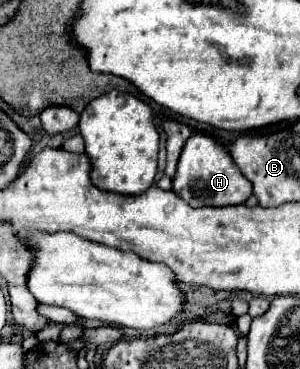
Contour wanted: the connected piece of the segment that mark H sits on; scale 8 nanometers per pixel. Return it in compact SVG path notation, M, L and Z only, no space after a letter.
M194 133L186 141L172 183L174 183L172 191L178 193L192 207L240 205L252 195L252 183L234 165L230 153L222 145L218 145L212 137L202 133Z

